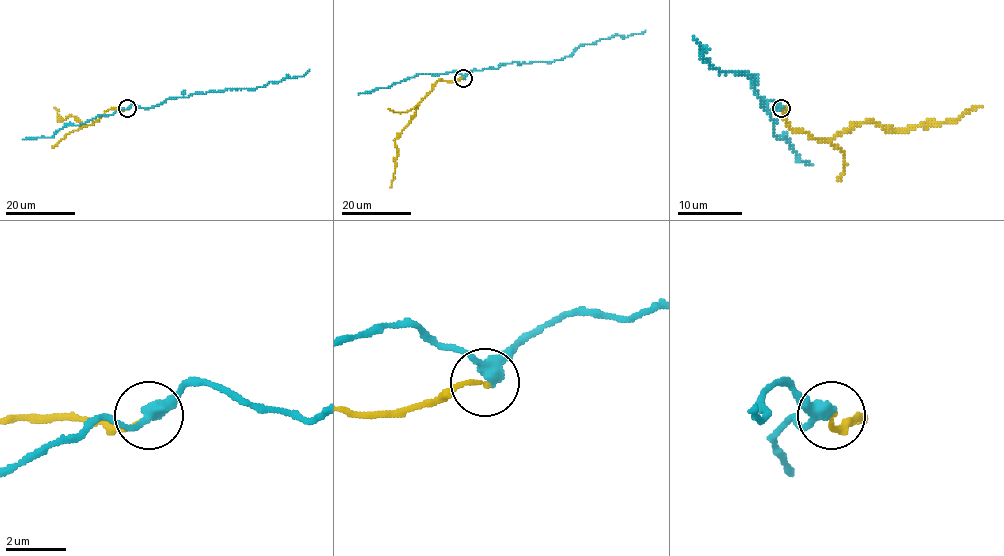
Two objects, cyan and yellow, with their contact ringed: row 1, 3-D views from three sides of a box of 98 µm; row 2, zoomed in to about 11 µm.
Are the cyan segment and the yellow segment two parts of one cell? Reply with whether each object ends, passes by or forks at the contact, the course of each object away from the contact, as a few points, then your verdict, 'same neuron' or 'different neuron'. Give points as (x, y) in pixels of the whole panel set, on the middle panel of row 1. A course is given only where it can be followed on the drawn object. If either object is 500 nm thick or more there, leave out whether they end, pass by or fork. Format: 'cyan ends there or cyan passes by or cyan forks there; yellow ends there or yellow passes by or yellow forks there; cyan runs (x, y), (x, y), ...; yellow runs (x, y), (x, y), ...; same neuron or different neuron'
cyan passes by; yellow ends there; cyan runs (463, 77), (473, 70), (497, 68), (514, 61), (560, 60), (579, 46), (615, 35), (622, 36), (645, 30); yellow runs (463, 77), (454, 81), (439, 79), (421, 101), (409, 124), (394, 140), (398, 151), (390, 187); different neuron

